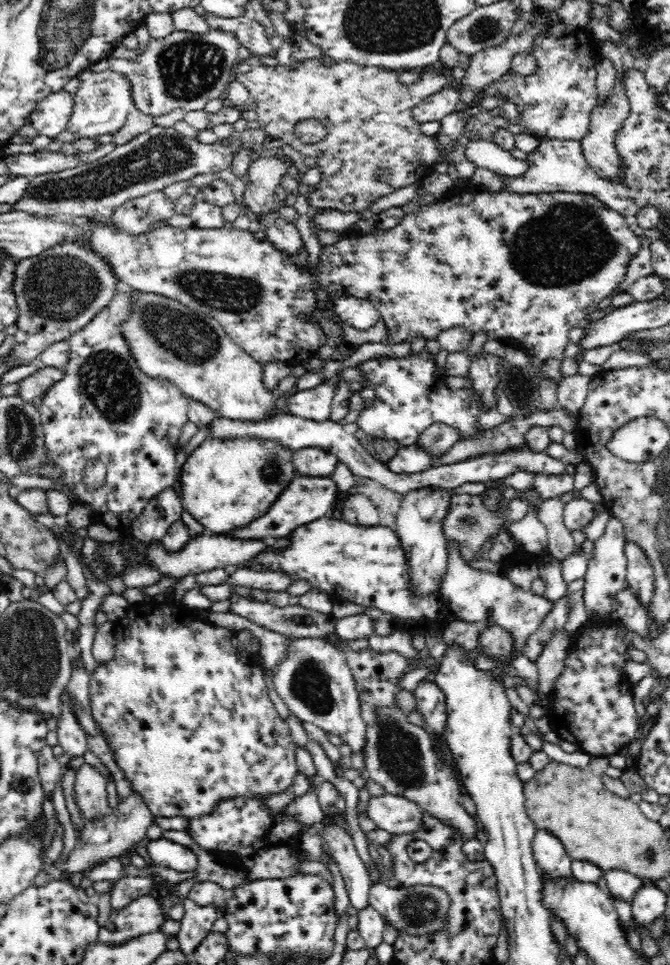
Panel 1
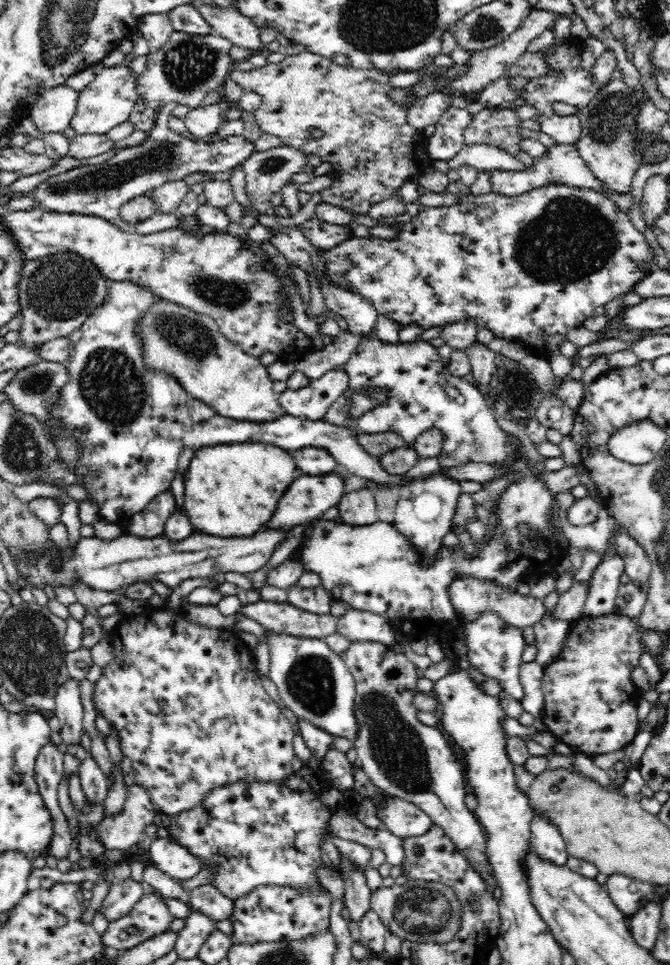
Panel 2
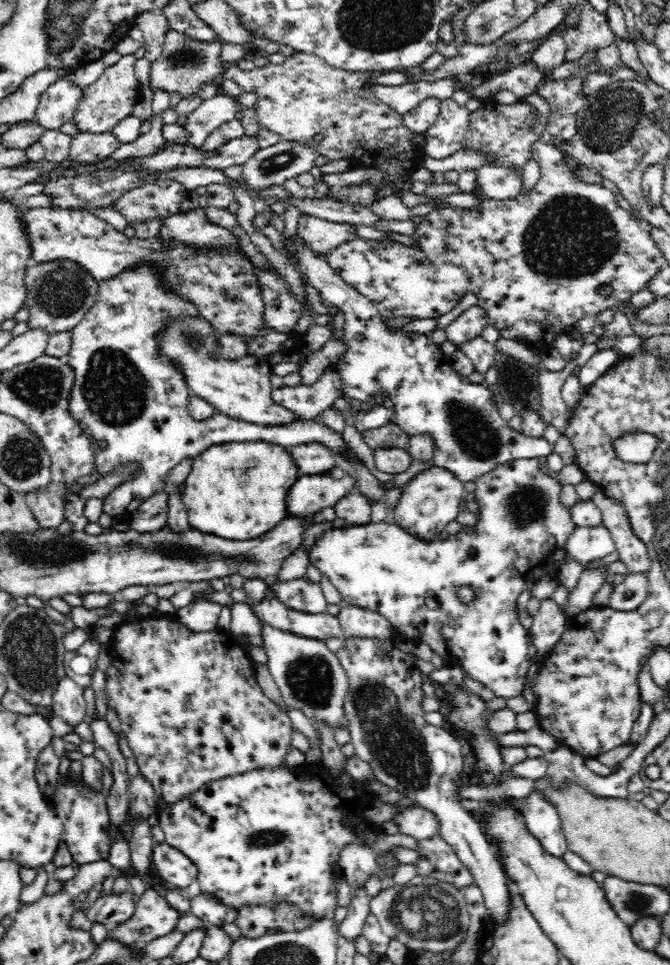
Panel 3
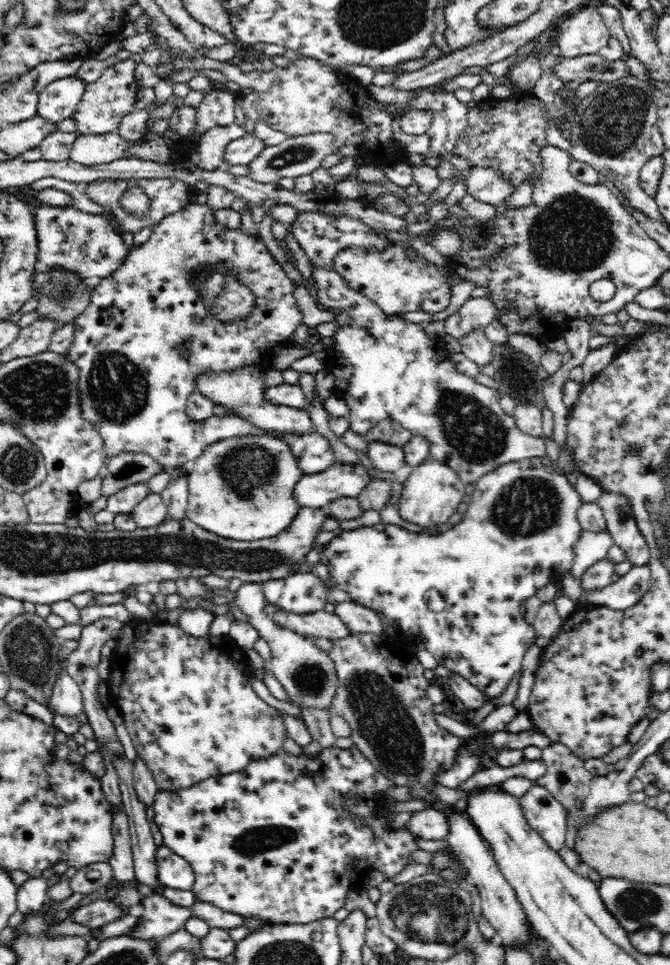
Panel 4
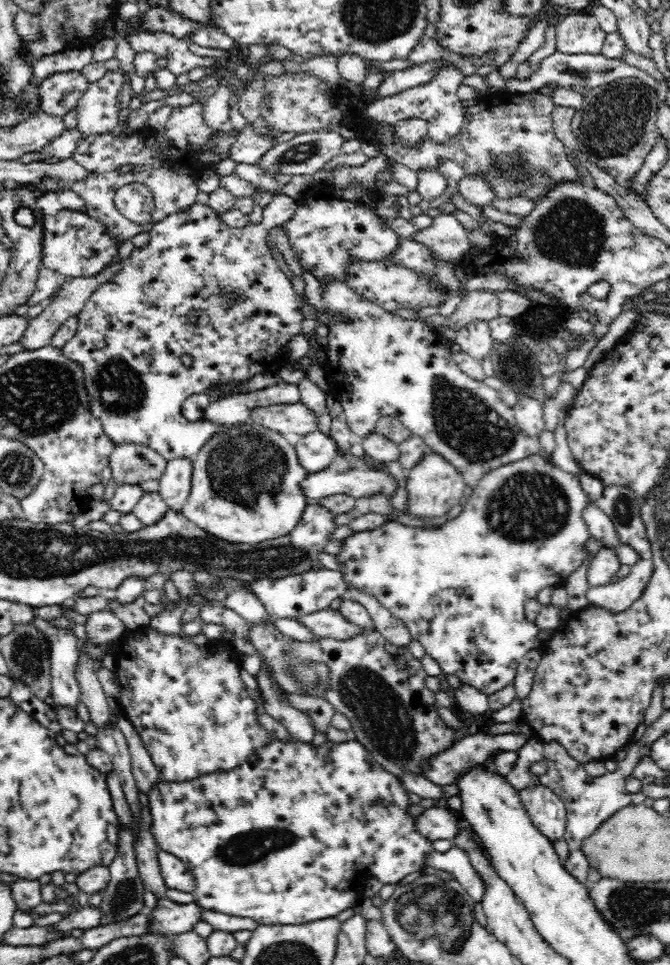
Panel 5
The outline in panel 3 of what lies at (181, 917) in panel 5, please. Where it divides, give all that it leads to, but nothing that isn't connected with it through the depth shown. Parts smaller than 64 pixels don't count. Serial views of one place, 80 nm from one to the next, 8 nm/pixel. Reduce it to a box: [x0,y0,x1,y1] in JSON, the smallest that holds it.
[108,885,184,948]

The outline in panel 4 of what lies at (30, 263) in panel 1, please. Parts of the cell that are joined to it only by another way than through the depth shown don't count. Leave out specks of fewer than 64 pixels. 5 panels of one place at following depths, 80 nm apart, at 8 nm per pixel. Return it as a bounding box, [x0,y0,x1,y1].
[33,269,93,325]

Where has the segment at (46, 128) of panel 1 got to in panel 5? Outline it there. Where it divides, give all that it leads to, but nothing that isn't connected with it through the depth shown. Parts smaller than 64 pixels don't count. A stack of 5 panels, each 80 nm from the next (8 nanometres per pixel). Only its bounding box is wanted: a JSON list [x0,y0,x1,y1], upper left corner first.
[39,70,90,116]

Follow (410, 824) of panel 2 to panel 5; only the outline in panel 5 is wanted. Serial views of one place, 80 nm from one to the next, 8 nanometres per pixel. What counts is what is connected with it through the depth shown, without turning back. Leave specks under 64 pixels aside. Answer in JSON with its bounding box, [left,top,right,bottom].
[415,804,462,840]

